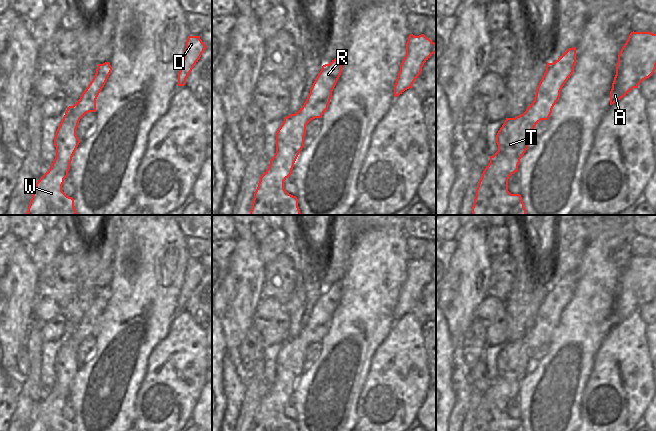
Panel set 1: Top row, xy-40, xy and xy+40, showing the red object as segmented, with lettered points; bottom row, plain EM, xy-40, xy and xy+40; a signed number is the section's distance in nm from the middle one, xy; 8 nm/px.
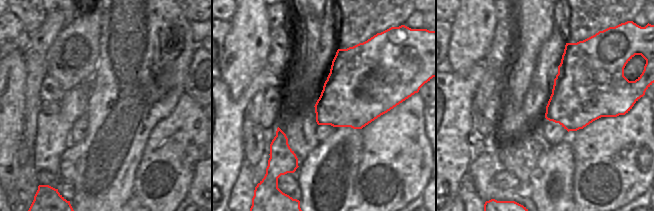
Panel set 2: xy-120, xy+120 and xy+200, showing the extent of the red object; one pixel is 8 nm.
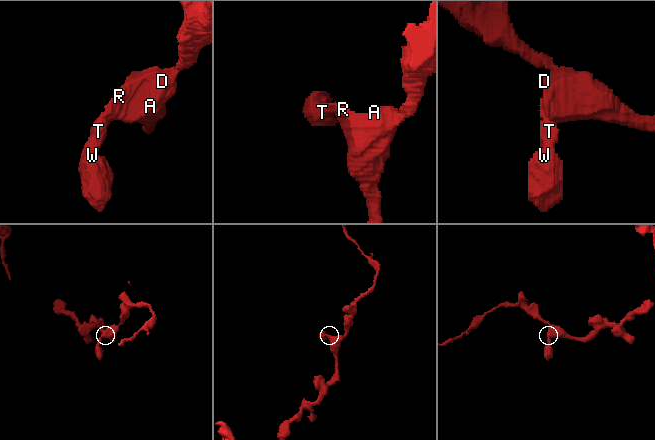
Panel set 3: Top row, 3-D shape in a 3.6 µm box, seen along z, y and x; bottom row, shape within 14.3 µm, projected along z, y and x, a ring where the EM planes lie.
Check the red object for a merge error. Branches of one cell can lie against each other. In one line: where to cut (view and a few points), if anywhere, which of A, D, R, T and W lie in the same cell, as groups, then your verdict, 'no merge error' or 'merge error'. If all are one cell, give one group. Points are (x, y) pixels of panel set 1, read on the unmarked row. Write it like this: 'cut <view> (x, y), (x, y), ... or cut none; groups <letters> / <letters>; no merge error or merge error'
cut none; groups A D R T W; no merge error

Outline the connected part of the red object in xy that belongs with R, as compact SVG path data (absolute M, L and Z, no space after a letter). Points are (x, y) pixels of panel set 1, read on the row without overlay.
M342 280L322 290L316 301L304 329L295 337L284 342L276 357L276 377L270 384L268 393L260 401L258 411L254 417L252 431L298 431L296 420L284 413L284 405L292 398L294 387L304 371L306 349L315 342L321 342L328 333L332 315L342 297Z

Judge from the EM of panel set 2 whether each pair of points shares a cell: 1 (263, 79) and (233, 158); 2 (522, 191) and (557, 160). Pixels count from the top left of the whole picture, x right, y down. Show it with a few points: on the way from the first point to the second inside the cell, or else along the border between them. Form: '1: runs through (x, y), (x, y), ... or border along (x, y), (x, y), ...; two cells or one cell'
1: runs through (243, 99), (232, 112), (232, 138); one cell
2: border along (528, 182), (532, 200); two cells

